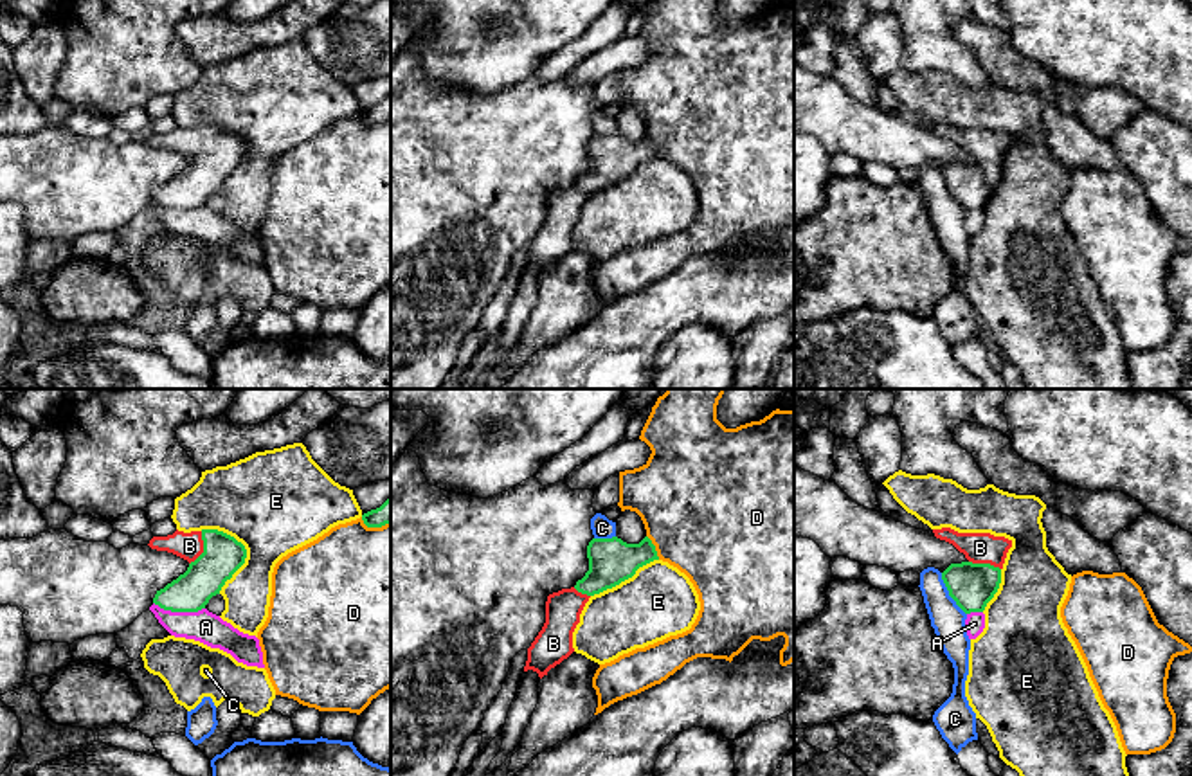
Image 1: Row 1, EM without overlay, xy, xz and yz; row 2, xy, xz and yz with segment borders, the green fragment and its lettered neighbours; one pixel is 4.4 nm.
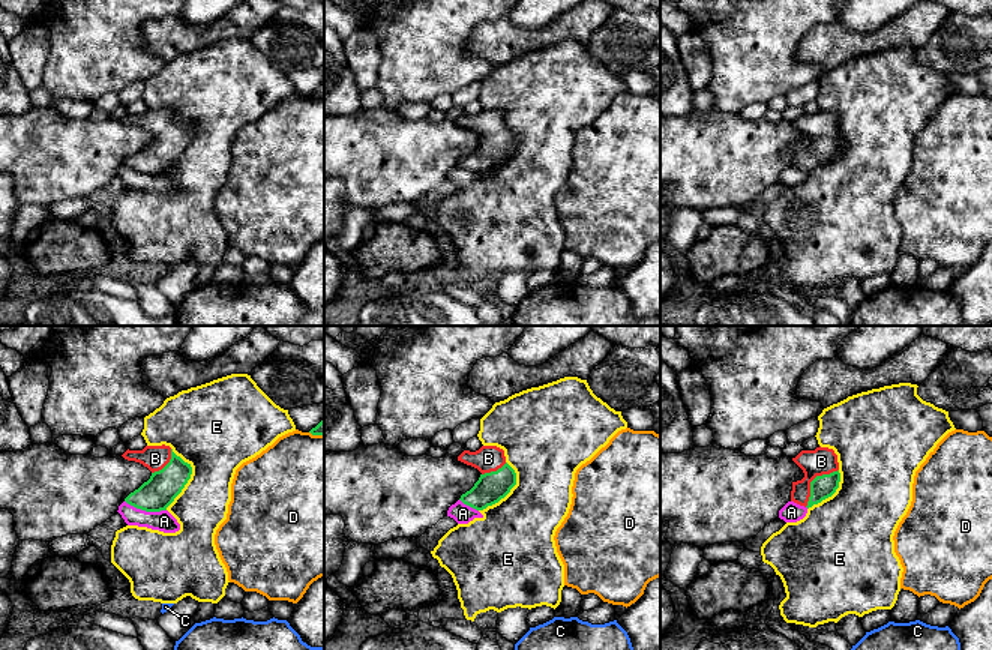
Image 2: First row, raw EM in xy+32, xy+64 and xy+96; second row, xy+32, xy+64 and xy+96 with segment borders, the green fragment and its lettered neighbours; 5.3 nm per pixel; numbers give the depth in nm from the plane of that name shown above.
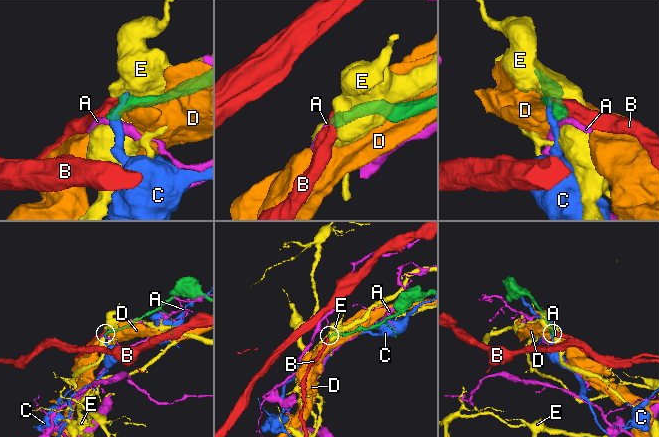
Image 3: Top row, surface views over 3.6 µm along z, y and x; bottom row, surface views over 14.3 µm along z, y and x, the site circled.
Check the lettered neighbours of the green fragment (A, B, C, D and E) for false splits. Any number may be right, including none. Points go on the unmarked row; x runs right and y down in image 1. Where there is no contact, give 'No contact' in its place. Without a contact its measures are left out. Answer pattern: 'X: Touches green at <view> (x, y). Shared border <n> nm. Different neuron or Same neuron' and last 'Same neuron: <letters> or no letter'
A: Touches green at xy (179, 207). Shared border 240 nm. Different neuron
B: Touches green at xy (204, 144). Shared border 160 nm. Same neuron
C: Touches green at yz (949, 191). Shared border 220 nm. Different neuron
D: Touches green at xz (654, 144). Shared border 130 nm. Different neuron
E: Touches green at xy (245, 146). Shared border 300 nm. Different neuron
Same neuron: B

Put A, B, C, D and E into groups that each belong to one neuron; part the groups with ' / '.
A / B / C / D / E

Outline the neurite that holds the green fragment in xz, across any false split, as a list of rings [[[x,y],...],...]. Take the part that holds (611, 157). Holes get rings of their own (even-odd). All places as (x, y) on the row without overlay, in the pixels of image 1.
[[[618,133],[592,135],[587,142],[589,167],[571,185],[547,193],[546,220],[531,243],[524,268],[533,266],[542,275],[551,265],[567,256],[573,245],[573,229],[591,193],[619,182],[636,167],[659,157],[648,133],[639,140],[627,140]]]

